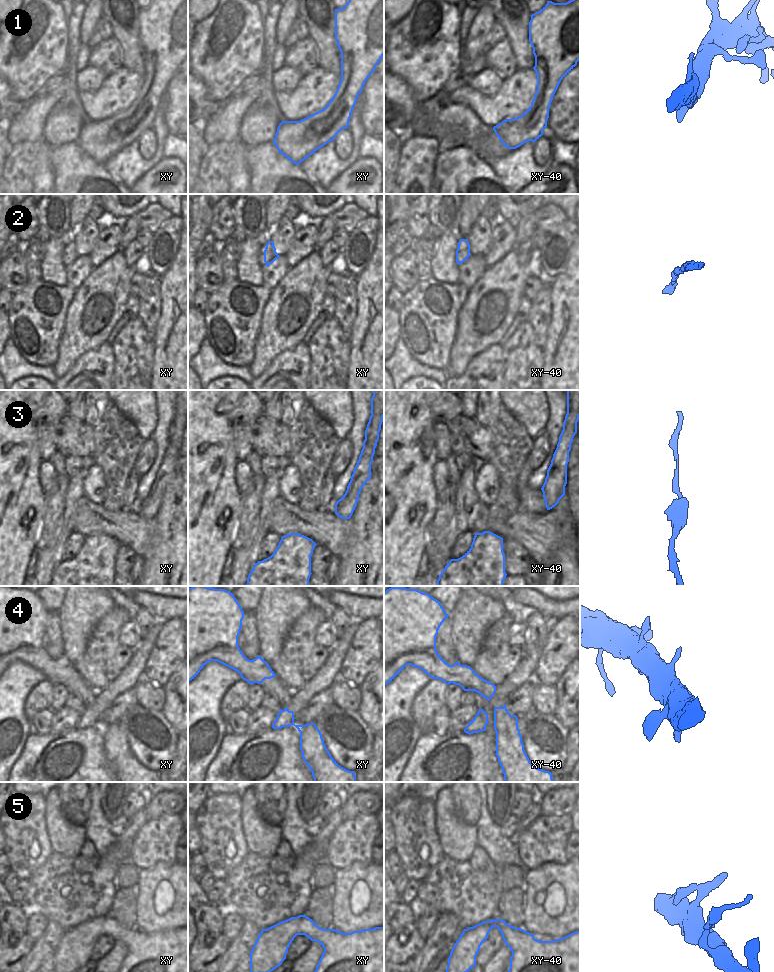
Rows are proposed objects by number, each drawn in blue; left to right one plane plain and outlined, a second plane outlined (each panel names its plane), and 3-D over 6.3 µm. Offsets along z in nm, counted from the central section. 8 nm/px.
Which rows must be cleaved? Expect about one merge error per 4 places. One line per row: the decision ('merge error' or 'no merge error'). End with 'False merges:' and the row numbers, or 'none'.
1: no merge error
2: no merge error
3: no merge error
4: no merge error
5: no merge error
False merges: none

